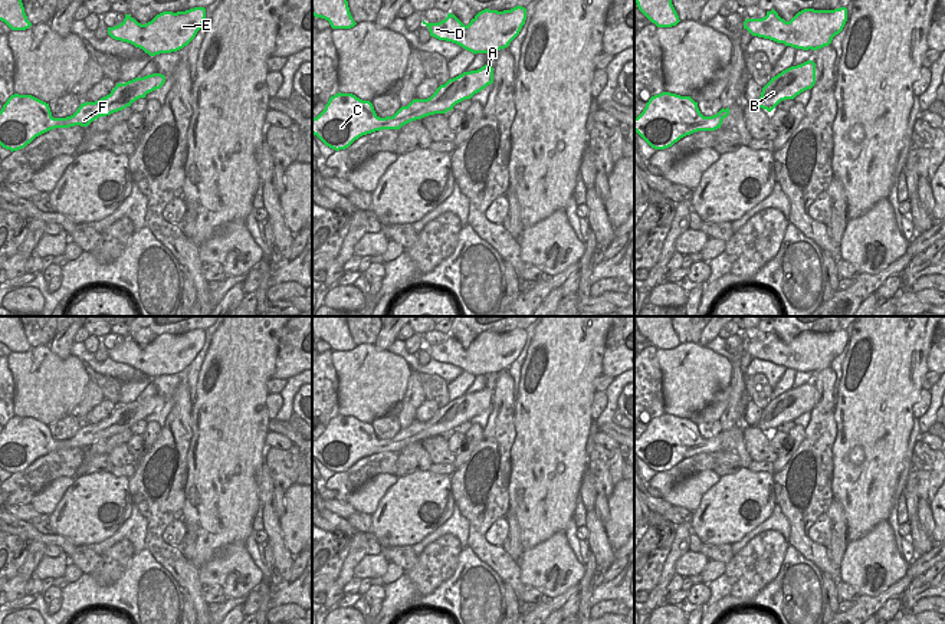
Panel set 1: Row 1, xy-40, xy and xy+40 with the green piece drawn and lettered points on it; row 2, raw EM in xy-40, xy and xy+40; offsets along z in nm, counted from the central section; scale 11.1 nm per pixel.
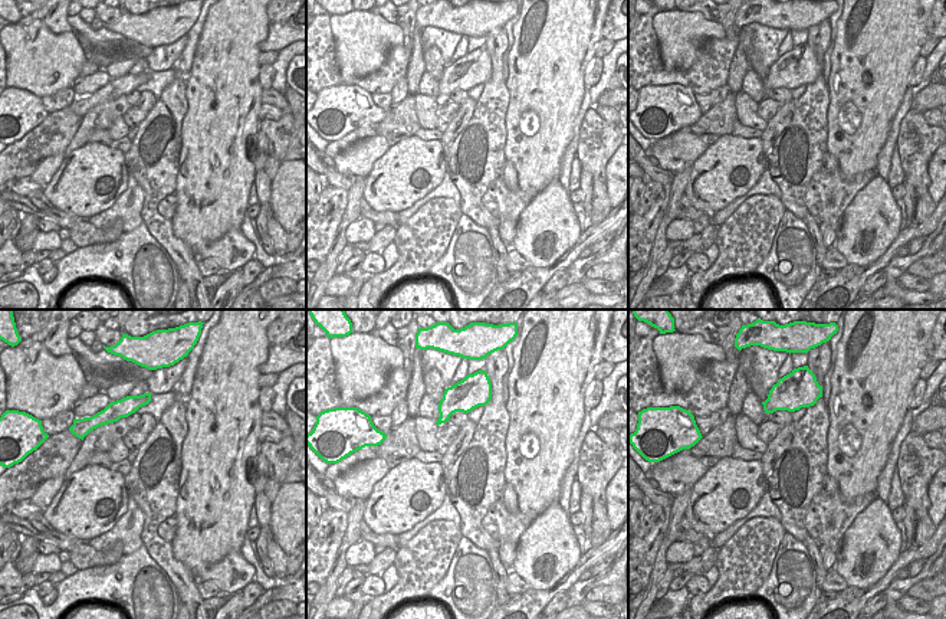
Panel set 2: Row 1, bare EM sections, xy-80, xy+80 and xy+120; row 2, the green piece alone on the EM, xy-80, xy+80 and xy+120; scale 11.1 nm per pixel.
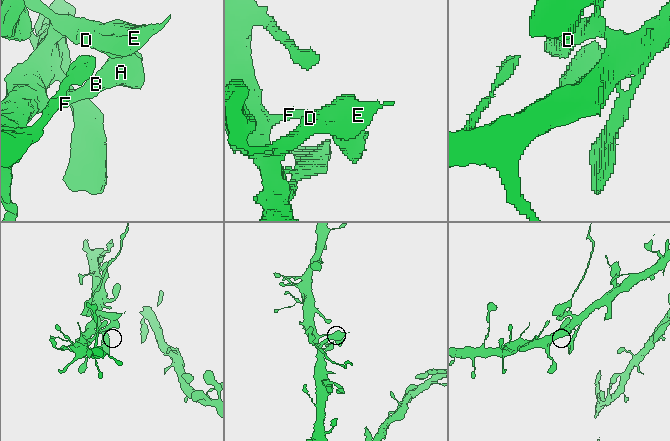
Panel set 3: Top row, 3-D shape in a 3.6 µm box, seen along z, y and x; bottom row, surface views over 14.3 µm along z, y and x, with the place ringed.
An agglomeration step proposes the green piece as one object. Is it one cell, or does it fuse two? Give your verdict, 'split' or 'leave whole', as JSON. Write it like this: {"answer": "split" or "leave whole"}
{"answer": "leave whole"}

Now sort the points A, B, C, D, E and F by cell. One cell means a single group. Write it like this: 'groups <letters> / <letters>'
groups A B C D E F

